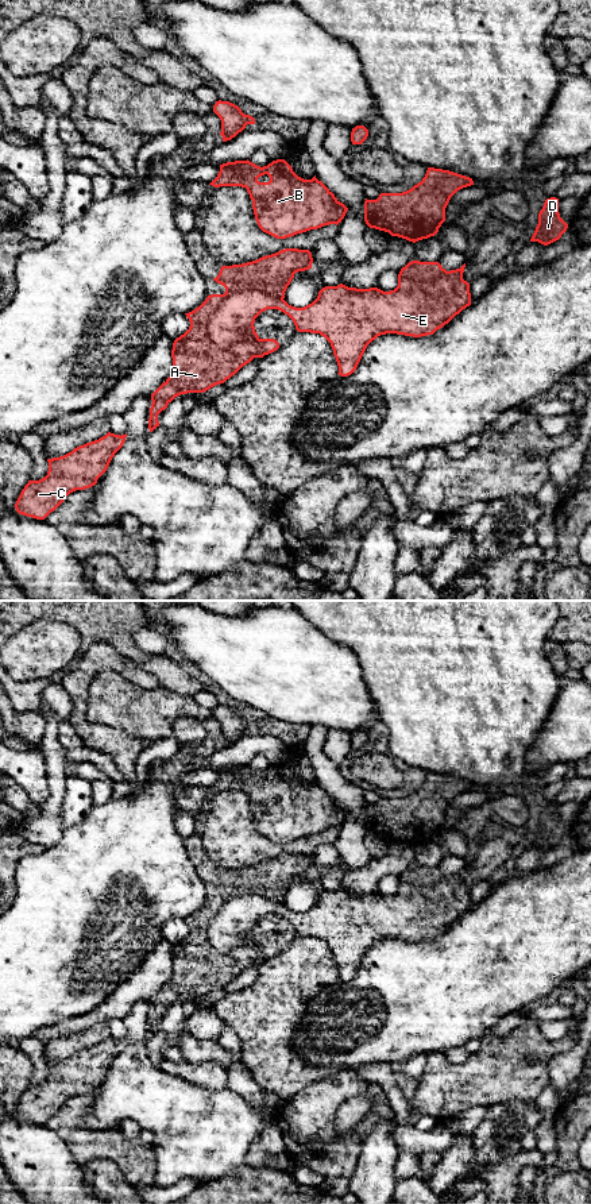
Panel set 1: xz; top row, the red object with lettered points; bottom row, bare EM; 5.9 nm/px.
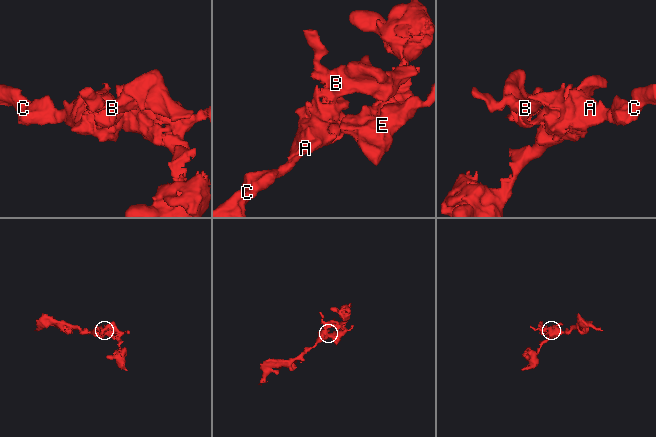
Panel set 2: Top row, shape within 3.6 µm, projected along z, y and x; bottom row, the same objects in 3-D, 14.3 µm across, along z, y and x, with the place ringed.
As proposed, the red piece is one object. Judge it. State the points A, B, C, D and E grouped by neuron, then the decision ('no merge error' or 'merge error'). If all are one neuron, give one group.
A B C / D E | merge error

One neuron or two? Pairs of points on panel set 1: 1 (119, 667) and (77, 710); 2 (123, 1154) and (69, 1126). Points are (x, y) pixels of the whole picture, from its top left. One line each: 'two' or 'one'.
1: one
2: one

